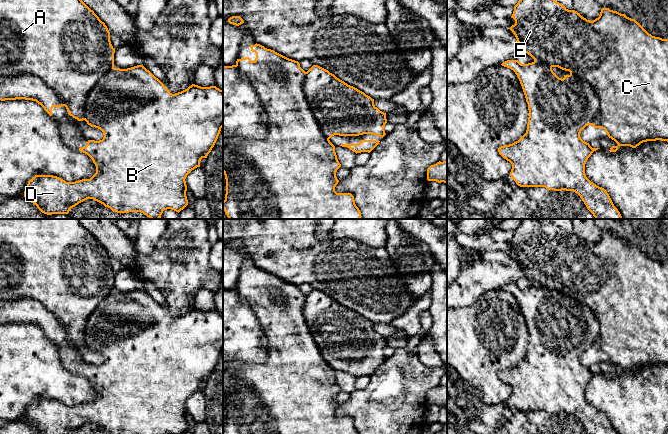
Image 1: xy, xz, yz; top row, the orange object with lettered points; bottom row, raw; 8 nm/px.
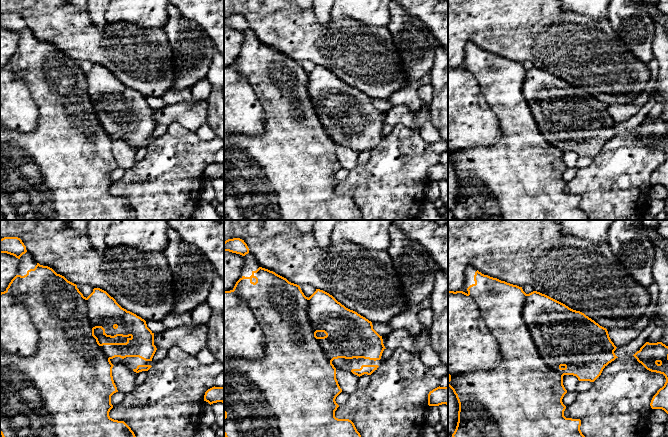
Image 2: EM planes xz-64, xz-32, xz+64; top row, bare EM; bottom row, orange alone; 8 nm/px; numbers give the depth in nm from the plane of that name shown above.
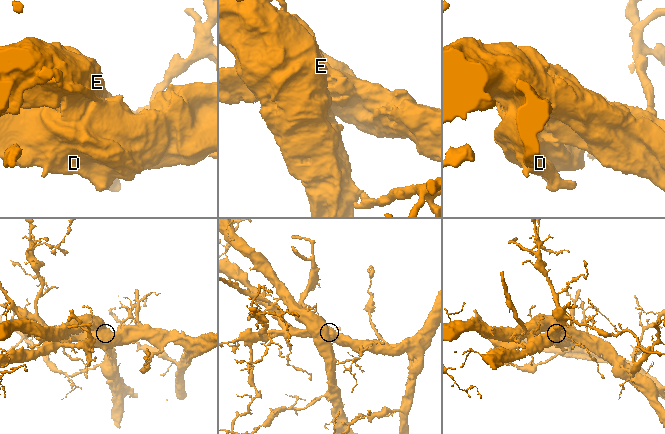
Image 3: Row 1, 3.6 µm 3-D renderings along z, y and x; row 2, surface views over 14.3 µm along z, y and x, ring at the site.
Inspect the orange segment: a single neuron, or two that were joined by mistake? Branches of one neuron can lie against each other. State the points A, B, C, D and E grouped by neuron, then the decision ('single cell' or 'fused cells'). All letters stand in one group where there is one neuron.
A C E / B D; fused cells

